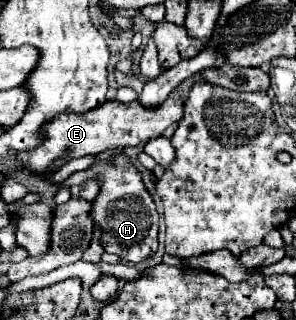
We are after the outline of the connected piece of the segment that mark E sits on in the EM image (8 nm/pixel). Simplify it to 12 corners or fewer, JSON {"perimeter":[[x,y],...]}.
{"perimeter":[[176,92],[158,110],[104,102],[58,114],[42,144],[16,152],[34,174],[56,162],[142,146],[182,116]]}

